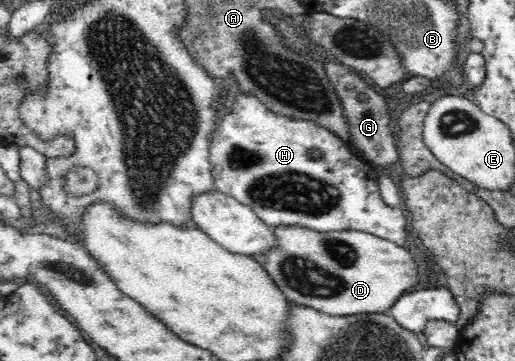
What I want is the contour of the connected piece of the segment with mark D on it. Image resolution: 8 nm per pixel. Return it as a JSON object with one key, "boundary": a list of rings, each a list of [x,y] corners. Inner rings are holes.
{"boundary":[[[292,224],[292,226],[272,226],[272,233],[276,237],[276,246],[264,252],[262,267],[289,302],[312,307],[326,315],[351,316],[388,312],[396,300],[408,293],[408,290],[418,282],[418,266],[408,249],[367,232],[360,230],[318,232]]]}

